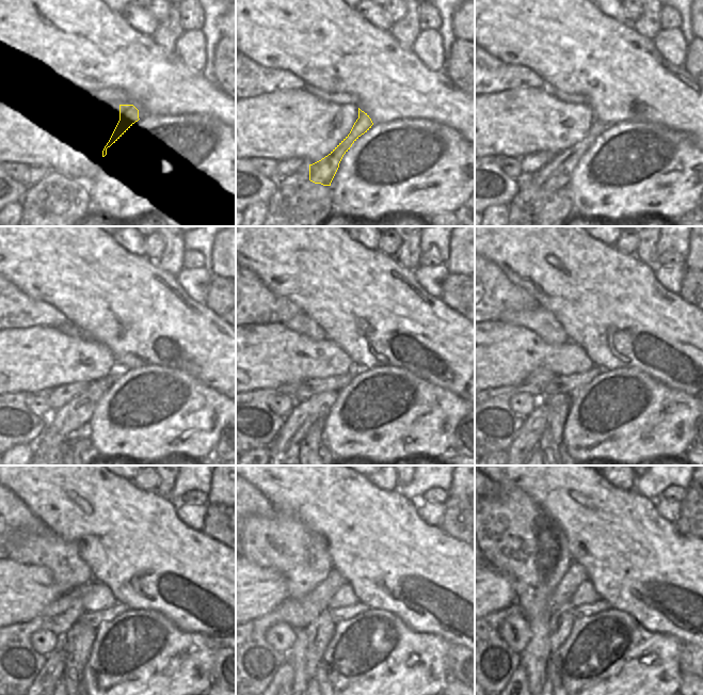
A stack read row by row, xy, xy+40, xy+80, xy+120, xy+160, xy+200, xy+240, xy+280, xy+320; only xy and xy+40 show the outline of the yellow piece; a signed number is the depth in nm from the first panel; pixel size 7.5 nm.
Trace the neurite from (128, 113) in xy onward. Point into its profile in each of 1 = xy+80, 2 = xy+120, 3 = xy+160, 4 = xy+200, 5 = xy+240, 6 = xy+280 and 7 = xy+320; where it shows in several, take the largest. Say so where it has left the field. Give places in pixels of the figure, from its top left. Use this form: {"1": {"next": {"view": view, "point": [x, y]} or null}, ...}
{"1": {"next": {"view": "xy+80", "point": [555, 175]}}, "2": {"next": {"view": "xy+120", "point": [73, 417]}}, "3": {"next": {"view": "xy+160", "point": [297, 425]}}, "4": {"next": {"view": "xy+200", "point": [526, 442]}}, "5": {"next": {"view": "xy+240", "point": [51, 673]}}, "6": {"next": {"view": "xy+280", "point": [282, 682]}}, "7": {"next": {"view": "xy+320", "point": [517, 682]}}}

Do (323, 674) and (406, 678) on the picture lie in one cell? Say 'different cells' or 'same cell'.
same cell

